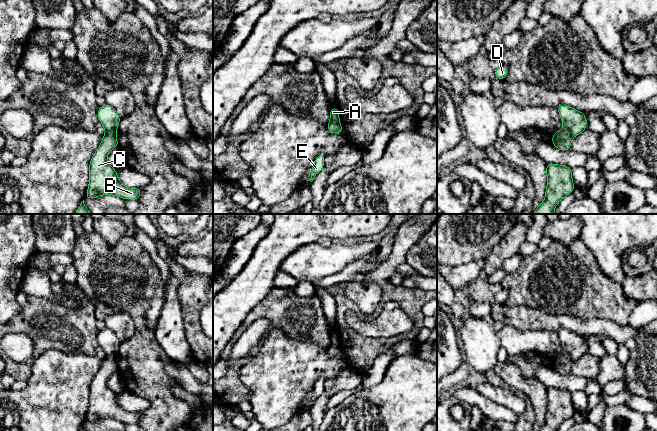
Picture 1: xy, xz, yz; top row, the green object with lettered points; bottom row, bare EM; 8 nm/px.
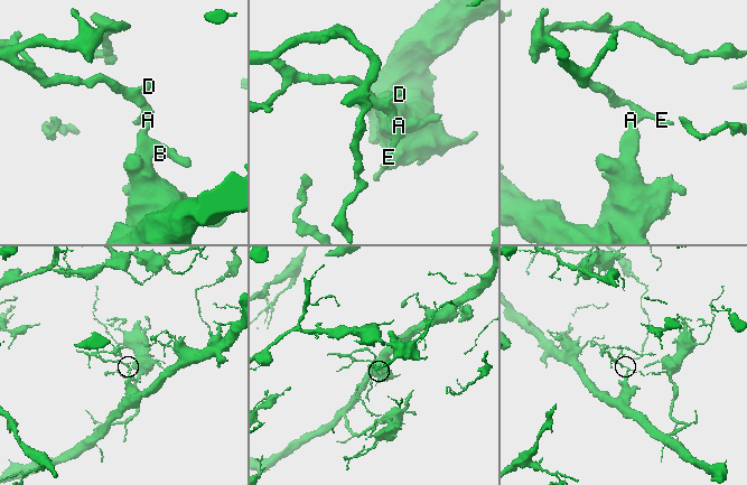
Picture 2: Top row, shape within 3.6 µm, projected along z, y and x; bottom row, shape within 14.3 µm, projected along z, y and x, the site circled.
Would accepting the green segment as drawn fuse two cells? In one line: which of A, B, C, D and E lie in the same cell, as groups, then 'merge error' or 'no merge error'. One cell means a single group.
groups A B C / D E; merge error

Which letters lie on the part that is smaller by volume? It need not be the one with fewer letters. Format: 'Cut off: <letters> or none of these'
Cut off: D, E

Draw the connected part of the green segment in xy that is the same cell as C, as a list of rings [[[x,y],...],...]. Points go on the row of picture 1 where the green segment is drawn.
[[[106,133],[93,154],[89,165],[89,186],[85,198],[114,195],[122,199],[138,200],[142,188],[128,188],[118,178],[117,170],[107,162],[109,152],[119,147],[115,133]]]

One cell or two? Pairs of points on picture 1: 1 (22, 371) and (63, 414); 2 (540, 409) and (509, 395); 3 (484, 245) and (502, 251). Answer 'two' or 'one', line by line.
1: two
2: two
3: two

